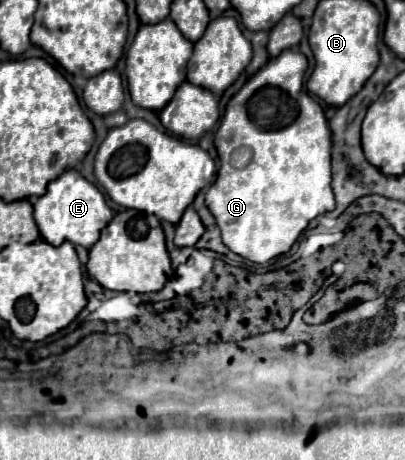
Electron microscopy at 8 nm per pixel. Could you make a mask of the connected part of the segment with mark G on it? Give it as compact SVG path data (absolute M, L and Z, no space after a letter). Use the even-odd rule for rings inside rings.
M284 50L278 58L270 58L226 106L222 122L216 130L214 144L220 156L220 170L216 182L206 192L206 206L216 218L218 228L222 230L224 244L238 256L252 262L268 262L284 252L296 242L302 230L318 214L334 210L334 194L330 188L330 128L322 108L316 100L304 94L304 72L308 60L298 50ZM236 148L250 148L252 160L244 168L234 168L230 156Z

